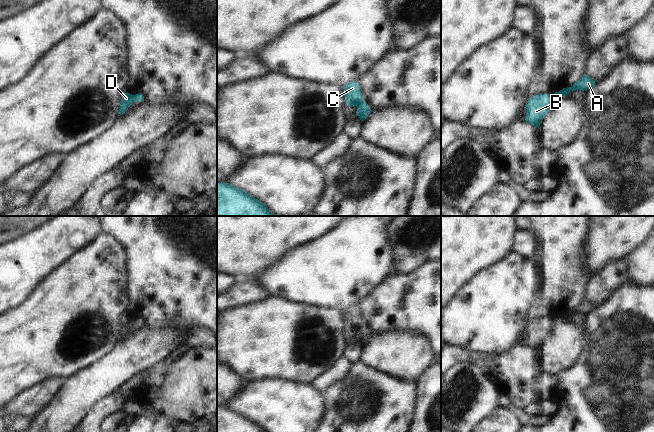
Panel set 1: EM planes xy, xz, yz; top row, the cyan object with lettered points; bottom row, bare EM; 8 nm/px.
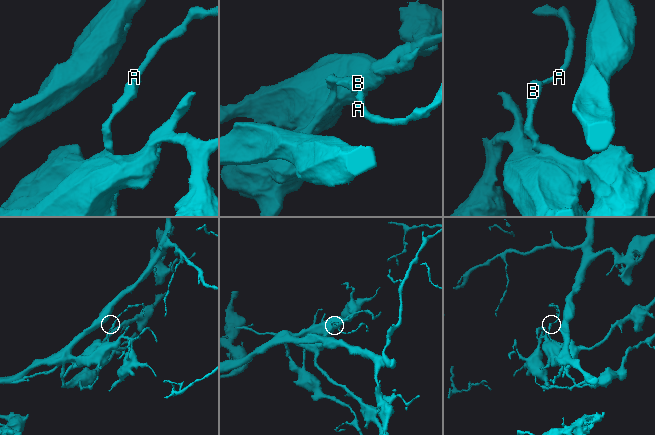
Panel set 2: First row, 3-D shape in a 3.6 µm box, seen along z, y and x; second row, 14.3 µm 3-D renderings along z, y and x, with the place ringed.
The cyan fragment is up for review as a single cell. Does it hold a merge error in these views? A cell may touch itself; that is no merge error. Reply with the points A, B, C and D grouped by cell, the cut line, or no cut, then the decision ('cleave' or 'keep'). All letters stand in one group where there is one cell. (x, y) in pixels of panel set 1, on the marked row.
A B C D; no cut; keep

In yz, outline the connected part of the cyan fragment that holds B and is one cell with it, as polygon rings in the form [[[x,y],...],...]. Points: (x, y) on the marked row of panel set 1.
[[[588,75],[578,80],[572,87],[563,88],[554,94],[540,94],[531,97],[526,105],[526,121],[539,128],[545,115],[549,112],[552,102],[555,98],[567,96],[571,91],[587,91],[595,86],[595,81]]]

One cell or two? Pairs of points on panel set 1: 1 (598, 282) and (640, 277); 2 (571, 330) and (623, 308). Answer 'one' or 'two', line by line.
1: two
2: two

